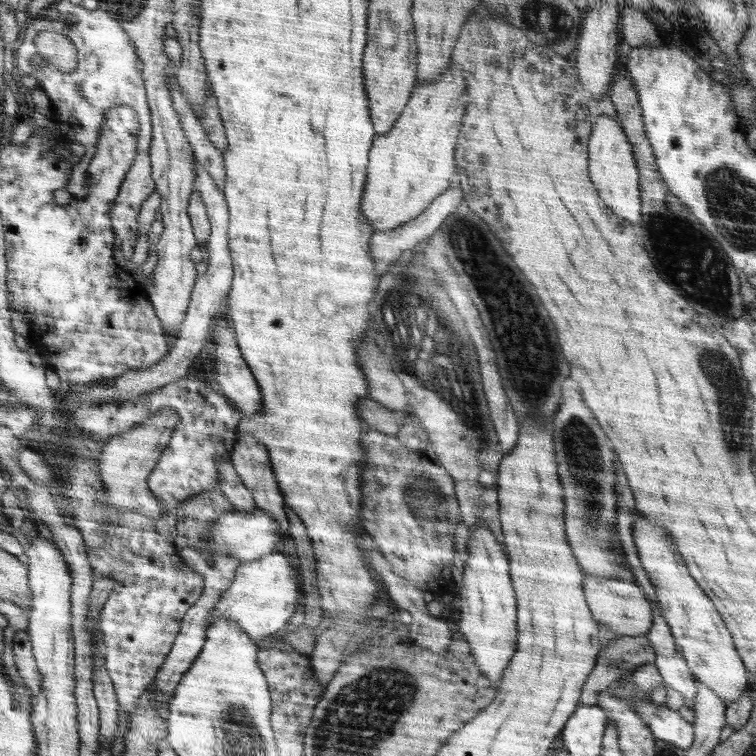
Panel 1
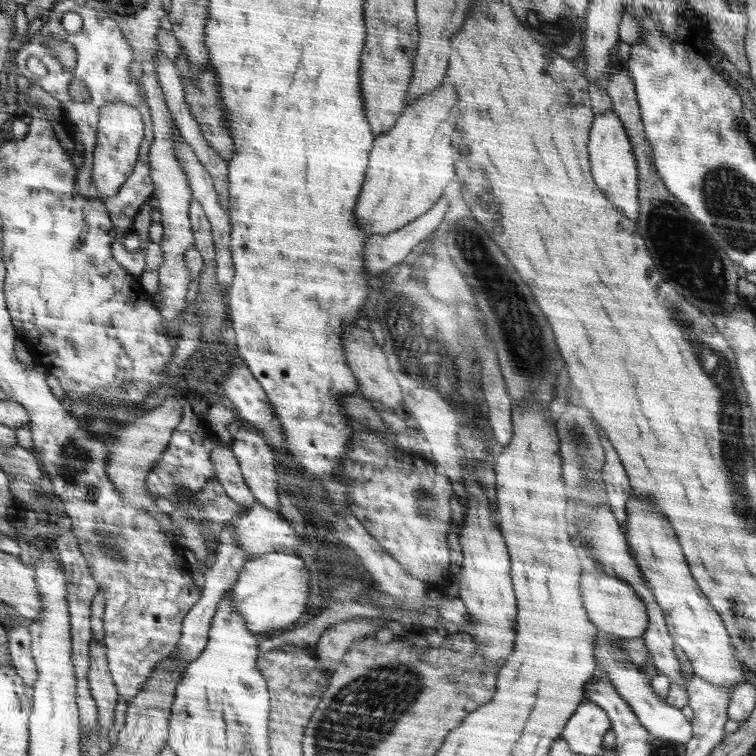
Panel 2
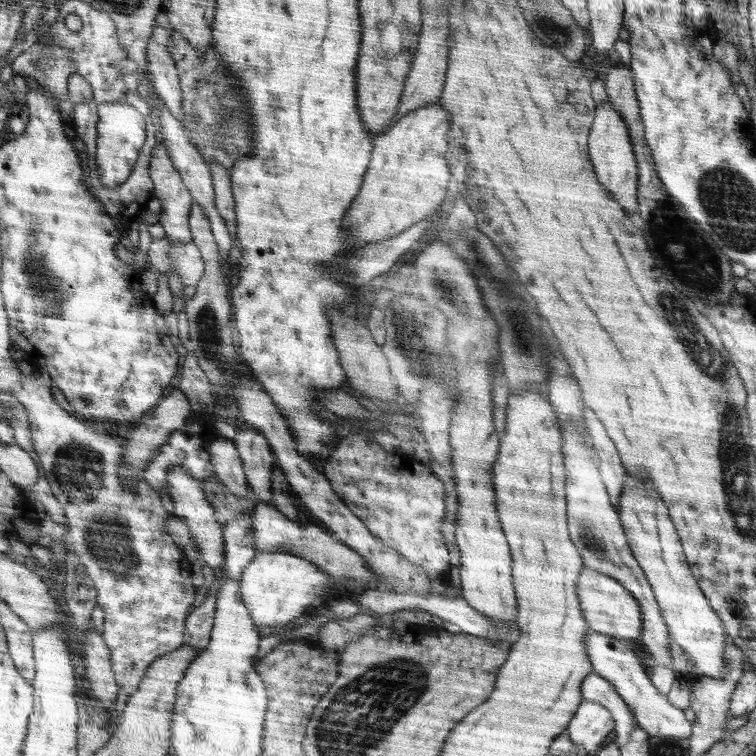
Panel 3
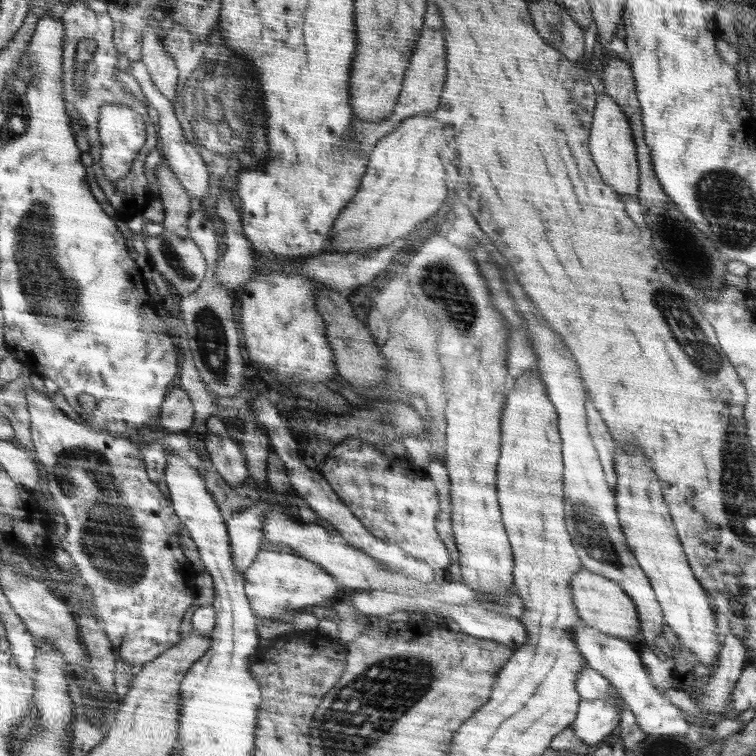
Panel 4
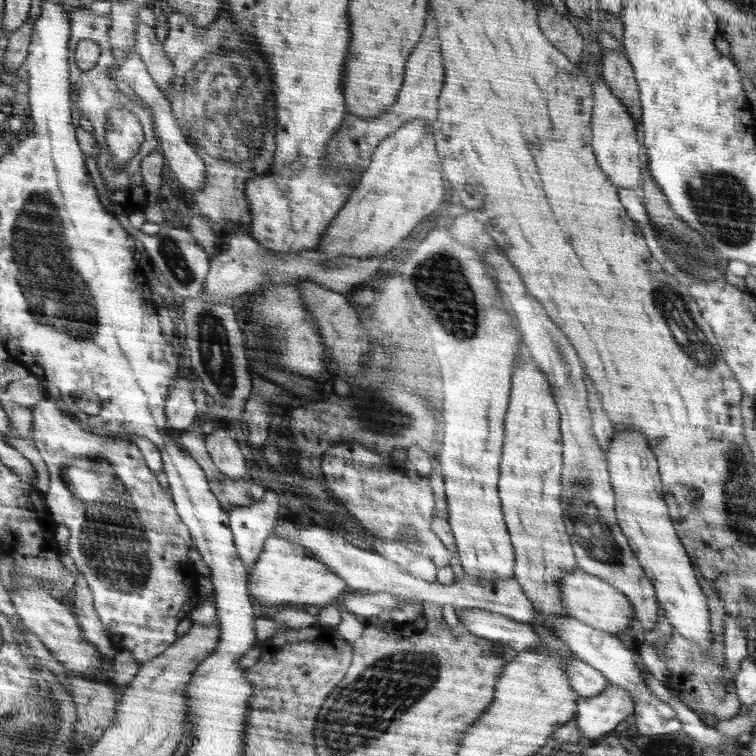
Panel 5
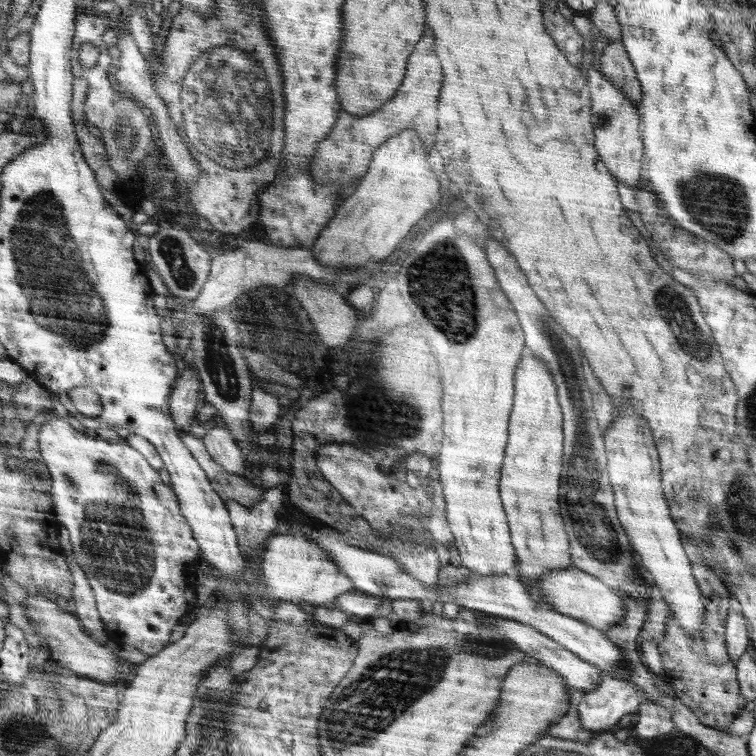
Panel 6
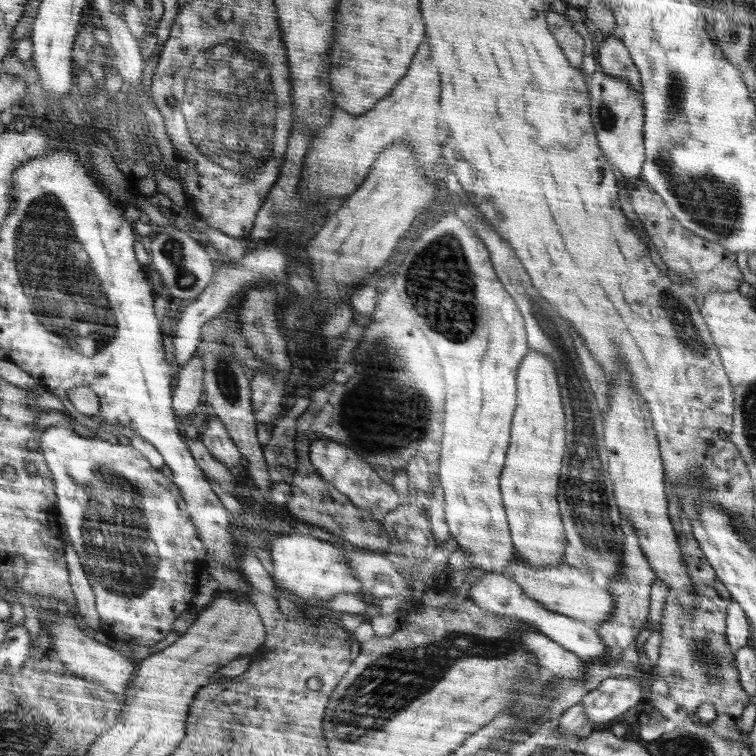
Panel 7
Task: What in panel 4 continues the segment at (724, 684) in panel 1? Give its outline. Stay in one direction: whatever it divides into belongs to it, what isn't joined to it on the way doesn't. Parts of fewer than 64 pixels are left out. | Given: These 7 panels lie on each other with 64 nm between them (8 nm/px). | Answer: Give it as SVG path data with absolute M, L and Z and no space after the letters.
M640 454L616 456L616 488L618 516L625 529L626 540L637 557L638 564L652 582L657 602L664 610L665 624L672 628L680 644L688 649L704 668L719 666L719 656L724 644L718 632L714 608L709 596L702 589L696 574L684 556L680 536L673 523L672 514L668 514L668 504L662 500L660 482L650 466L650 462Z

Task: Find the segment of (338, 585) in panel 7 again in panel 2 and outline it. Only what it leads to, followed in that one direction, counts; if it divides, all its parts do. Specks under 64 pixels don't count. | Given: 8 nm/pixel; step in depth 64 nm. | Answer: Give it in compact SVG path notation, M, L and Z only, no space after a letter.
M269 552L248 559L237 582L229 592L229 606L246 620L246 628L254 635L264 635L278 628L303 620L304 604L308 600L308 572L302 558L285 552Z

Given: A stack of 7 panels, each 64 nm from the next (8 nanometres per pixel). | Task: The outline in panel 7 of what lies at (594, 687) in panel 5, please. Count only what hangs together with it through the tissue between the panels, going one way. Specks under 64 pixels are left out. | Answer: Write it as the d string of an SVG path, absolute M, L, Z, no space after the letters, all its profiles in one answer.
M525 630L519 634L523 648L528 650L542 669L548 669L557 677L567 680L582 682L586 678L586 668L577 654L570 652L557 643L554 643L547 635L536 630Z

